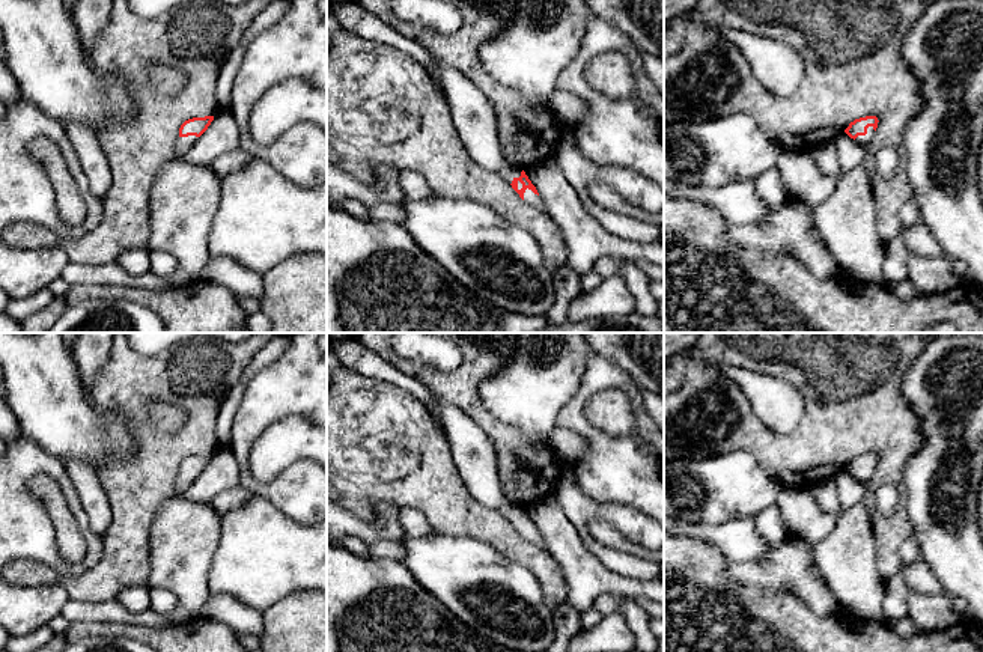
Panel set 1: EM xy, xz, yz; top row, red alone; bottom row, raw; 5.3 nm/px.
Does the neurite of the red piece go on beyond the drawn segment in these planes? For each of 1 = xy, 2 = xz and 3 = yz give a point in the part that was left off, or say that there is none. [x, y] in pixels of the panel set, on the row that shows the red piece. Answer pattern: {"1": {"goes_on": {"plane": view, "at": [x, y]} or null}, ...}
{"1": {"goes_on": {"plane": "xy", "at": [184, 143]}}, "2": {"goes_on": {"plane": "xz", "at": [473, 113]}}, "3": {"goes_on": {"plane": "yz", "at": [863, 140]}}}

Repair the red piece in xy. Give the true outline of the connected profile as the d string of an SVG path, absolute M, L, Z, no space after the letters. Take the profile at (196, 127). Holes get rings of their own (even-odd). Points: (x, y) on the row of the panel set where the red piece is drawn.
M214 116L193 117L185 120L179 128L179 139L176 143L176 155L184 155L197 139L208 129Z

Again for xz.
M432 54L444 96L452 111L461 143L470 160L482 169L500 175L522 200L546 211L536 187L521 169L506 163L497 134L497 116L489 98L458 69Z

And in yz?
M866 116L855 119L849 123L849 126L845 129L845 133L854 139L858 145L867 146L875 136L875 131L878 128L878 117L876 116Z

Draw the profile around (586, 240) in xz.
M555 163L527 169L525 175L536 187L546 212L561 229L569 251L566 265L580 276L590 271L602 256L646 259L664 267L664 244L638 244L608 233L584 209L577 190Z

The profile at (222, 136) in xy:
M218 110L208 129L184 154L182 161L206 166L217 157L239 148L239 128L230 110Z

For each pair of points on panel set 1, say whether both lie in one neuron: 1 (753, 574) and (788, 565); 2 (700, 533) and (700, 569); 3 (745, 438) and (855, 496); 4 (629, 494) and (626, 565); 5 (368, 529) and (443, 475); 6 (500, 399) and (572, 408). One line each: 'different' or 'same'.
1: same
2: different
3: different
4: different
5: different
6: different

